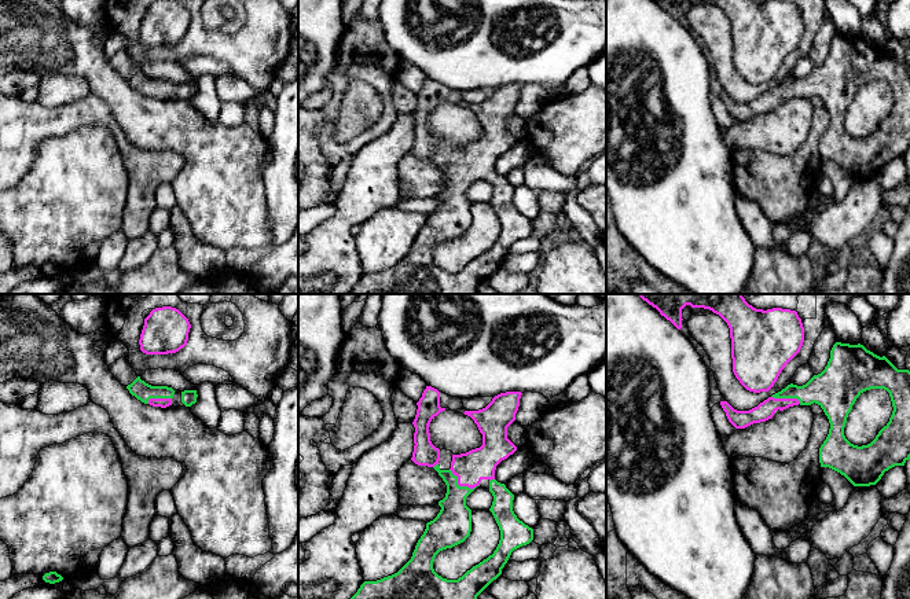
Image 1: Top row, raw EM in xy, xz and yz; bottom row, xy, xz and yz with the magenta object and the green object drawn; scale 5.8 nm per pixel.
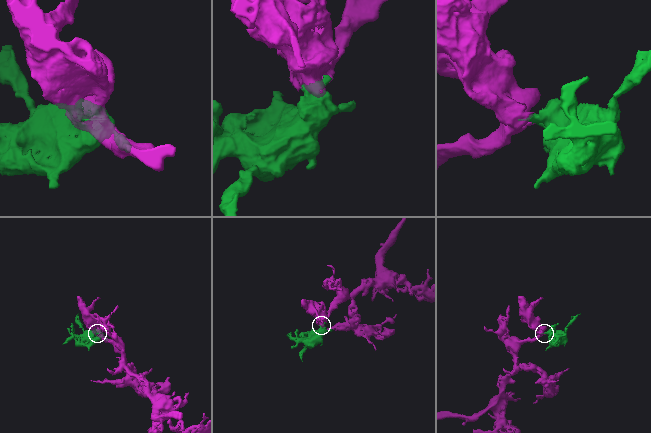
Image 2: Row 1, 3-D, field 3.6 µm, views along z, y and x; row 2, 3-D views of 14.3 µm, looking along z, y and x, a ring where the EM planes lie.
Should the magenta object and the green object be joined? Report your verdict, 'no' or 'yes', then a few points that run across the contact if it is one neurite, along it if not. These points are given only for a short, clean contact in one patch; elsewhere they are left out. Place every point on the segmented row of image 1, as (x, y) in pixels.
yes

